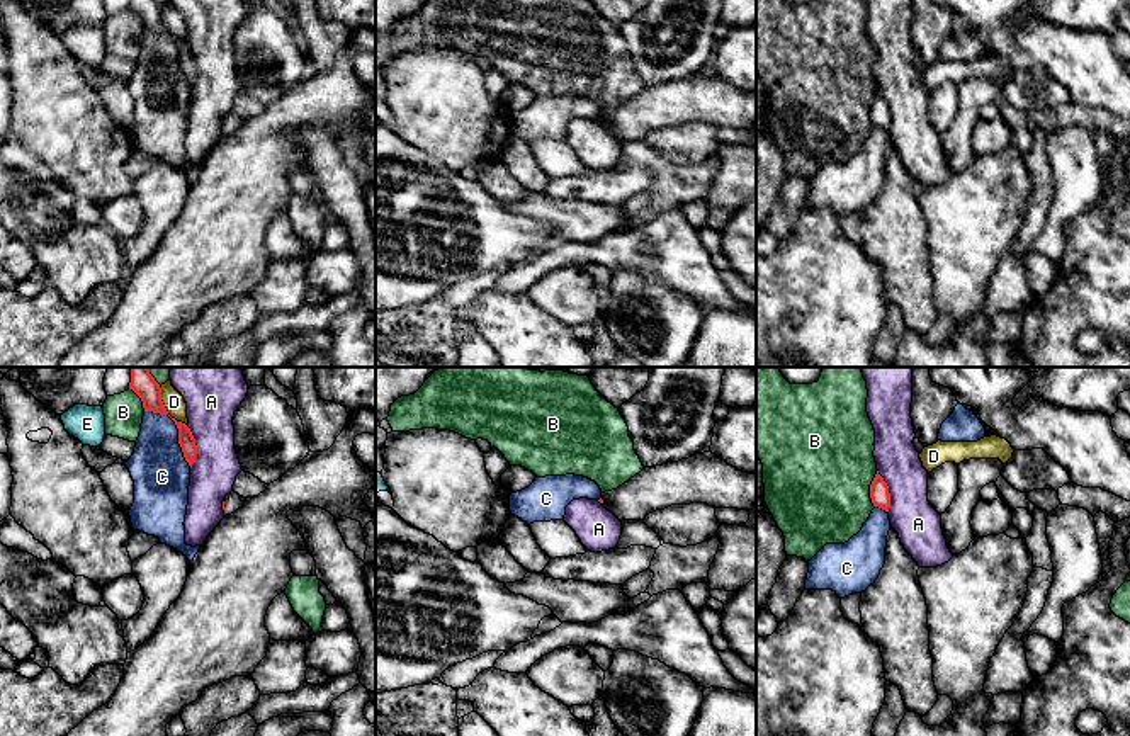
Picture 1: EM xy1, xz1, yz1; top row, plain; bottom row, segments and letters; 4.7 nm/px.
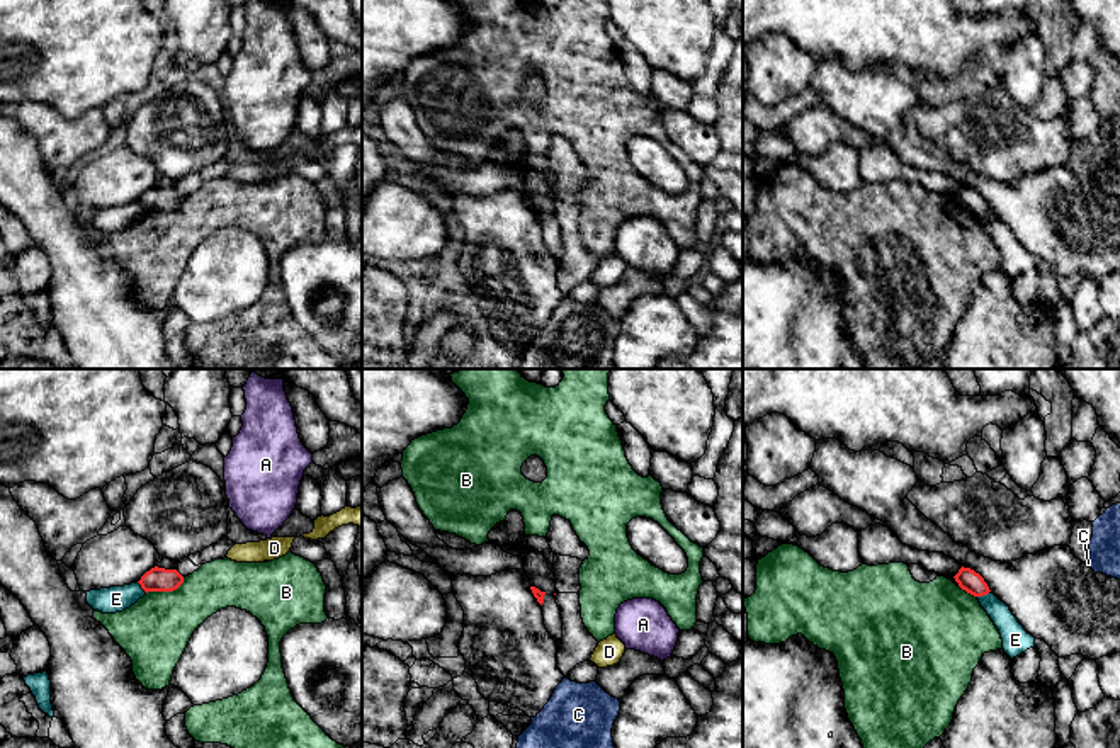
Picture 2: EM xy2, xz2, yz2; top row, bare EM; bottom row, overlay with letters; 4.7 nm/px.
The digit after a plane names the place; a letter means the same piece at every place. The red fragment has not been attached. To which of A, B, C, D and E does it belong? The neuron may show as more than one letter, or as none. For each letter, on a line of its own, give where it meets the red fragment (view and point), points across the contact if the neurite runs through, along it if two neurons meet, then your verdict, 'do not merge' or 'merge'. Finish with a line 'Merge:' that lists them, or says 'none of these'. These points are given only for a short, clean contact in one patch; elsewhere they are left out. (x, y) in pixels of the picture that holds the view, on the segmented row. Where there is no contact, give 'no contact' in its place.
A: meets red in yz1 at (887, 492); do not merge
B: meets red in xy2 at (165, 590); do not merge
C: meets red in xy1 at (179, 430); do not merge
D: meets red in xy1 at (165, 410); border along xy1 (158, 386), (165, 410), (187, 427); do not merge
E: meets red in yz2 at (983, 594); border along yz2 (989, 590), (978, 597); do not merge
Merge: none of these

